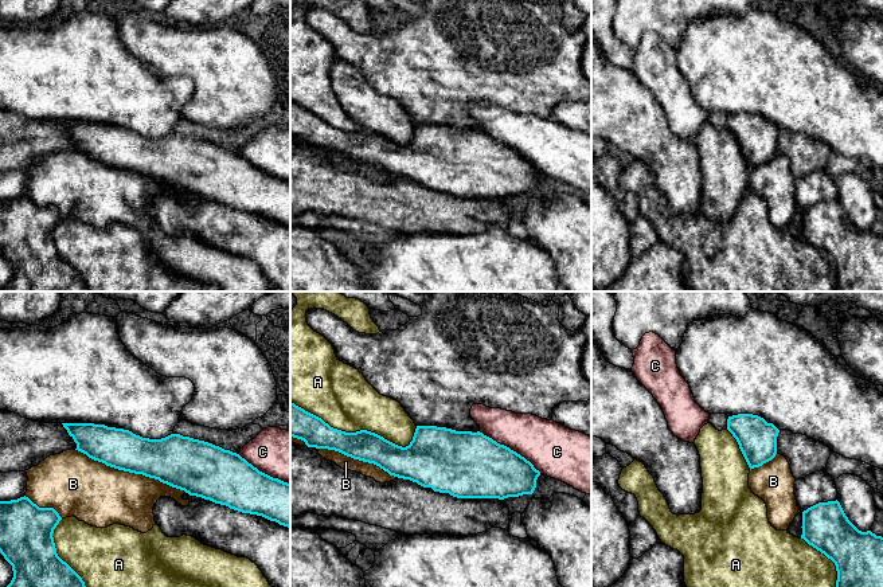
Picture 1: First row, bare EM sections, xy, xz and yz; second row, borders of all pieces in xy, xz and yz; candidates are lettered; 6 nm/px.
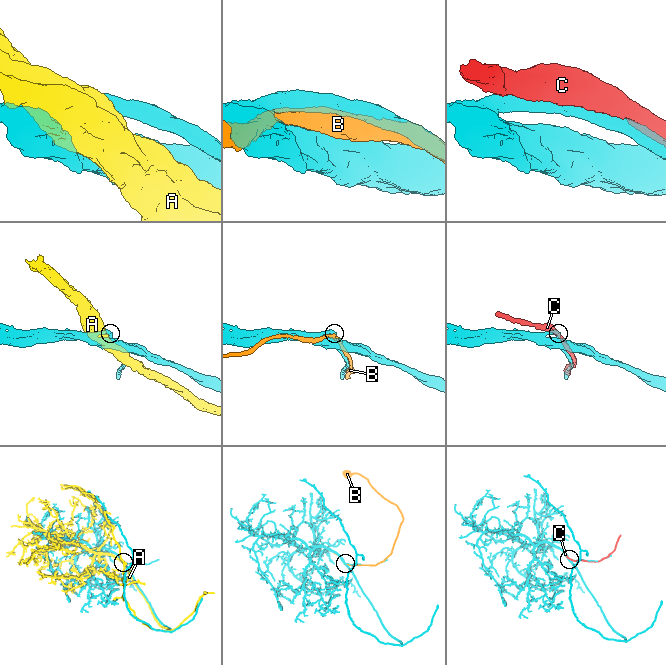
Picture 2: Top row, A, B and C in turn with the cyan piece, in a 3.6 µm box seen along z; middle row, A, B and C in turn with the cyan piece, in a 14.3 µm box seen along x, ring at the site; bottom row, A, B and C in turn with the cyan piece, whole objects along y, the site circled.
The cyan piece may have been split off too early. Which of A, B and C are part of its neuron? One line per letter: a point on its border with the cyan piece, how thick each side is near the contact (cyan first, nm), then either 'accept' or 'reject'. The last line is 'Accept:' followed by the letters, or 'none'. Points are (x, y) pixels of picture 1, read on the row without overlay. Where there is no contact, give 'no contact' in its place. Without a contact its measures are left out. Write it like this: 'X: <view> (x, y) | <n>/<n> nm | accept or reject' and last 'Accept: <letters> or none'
A: xz (358, 130) | 180/360 nm | reject
B: xy (132, 171) | 280/360 nm | reject
C: xz (508, 147) | 400/300 nm | reject
Accept: none

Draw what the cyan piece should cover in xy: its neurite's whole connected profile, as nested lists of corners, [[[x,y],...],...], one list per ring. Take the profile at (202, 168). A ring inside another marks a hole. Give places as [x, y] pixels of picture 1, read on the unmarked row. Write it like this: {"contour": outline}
{"contour": [[[62,124],[77,142],[75,149],[94,160],[118,169],[159,179],[184,189],[190,195],[202,196],[242,212],[262,215],[290,227],[290,183],[259,171],[237,152],[180,133],[149,138],[129,129],[105,124]]]}

